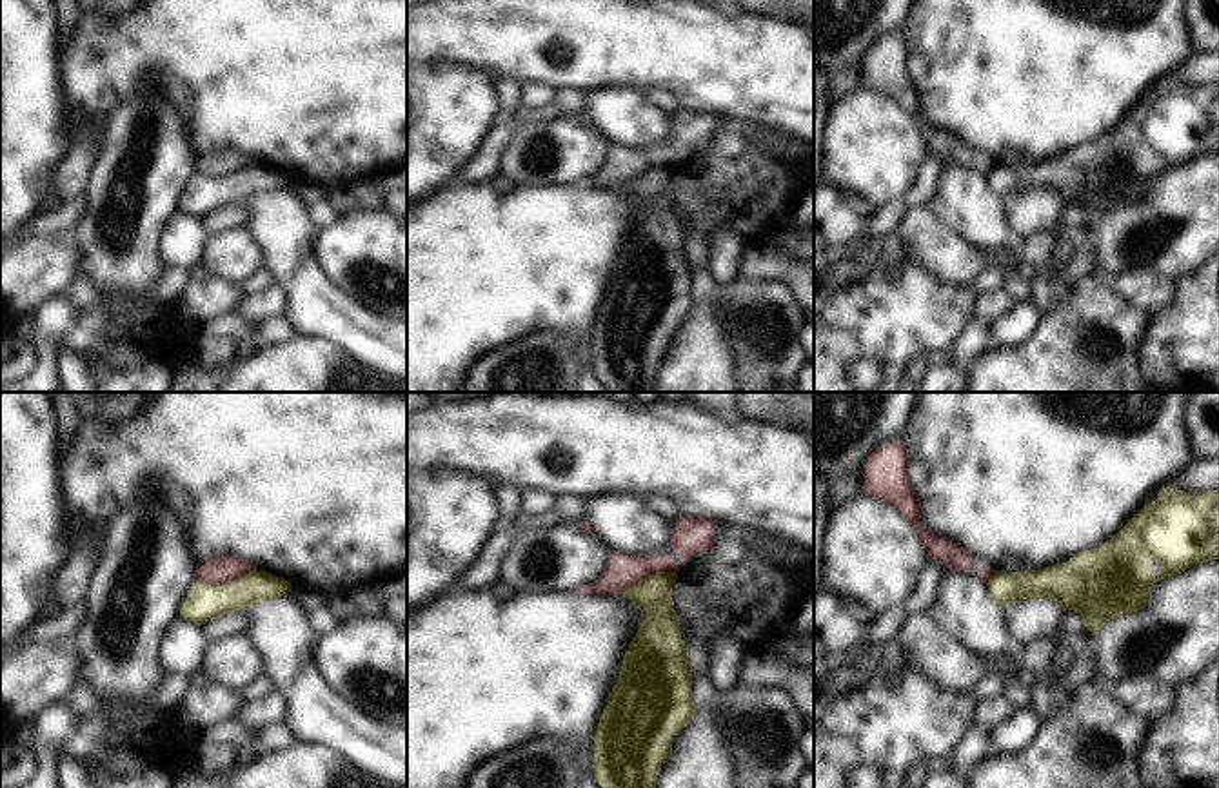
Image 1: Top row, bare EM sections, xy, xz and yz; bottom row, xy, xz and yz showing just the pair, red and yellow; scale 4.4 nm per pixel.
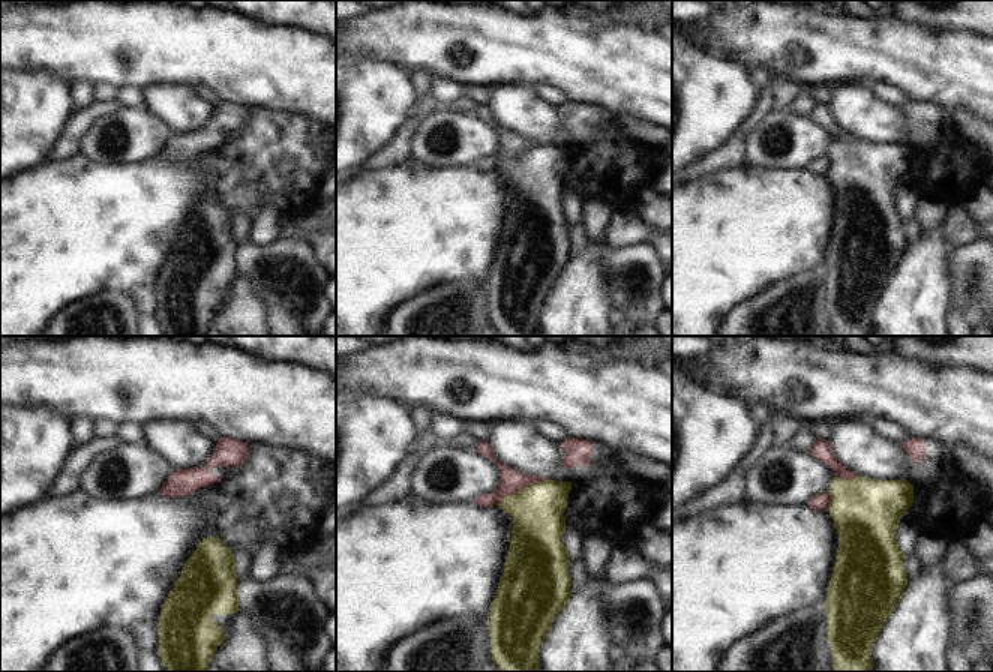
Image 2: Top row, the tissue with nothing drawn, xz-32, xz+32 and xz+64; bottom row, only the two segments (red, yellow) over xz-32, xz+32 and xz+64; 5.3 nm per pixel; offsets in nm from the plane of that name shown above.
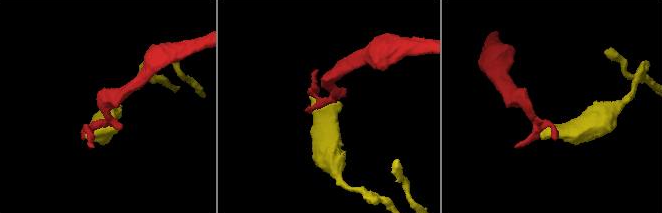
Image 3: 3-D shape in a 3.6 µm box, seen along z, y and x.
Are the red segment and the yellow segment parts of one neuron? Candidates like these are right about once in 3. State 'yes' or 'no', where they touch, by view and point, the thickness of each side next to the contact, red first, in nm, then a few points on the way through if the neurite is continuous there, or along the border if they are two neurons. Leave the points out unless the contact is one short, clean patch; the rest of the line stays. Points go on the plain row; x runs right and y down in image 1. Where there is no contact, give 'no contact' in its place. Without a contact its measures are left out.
no | xy (226, 175) | 120/160 nm | along xy (255, 162), (224, 177), (198, 175)

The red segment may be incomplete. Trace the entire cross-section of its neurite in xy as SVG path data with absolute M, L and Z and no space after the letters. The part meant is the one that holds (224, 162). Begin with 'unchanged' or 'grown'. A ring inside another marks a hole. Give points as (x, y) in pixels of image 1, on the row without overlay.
unchanged; M220 149L216 153L200 154L196 172L211 178L225 178L254 163L256 160L245 153Z

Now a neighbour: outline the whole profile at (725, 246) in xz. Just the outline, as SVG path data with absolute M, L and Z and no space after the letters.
M716 231L707 241L710 245L710 260L707 263L710 276L721 285L732 283L738 278L747 238L738 231Z

